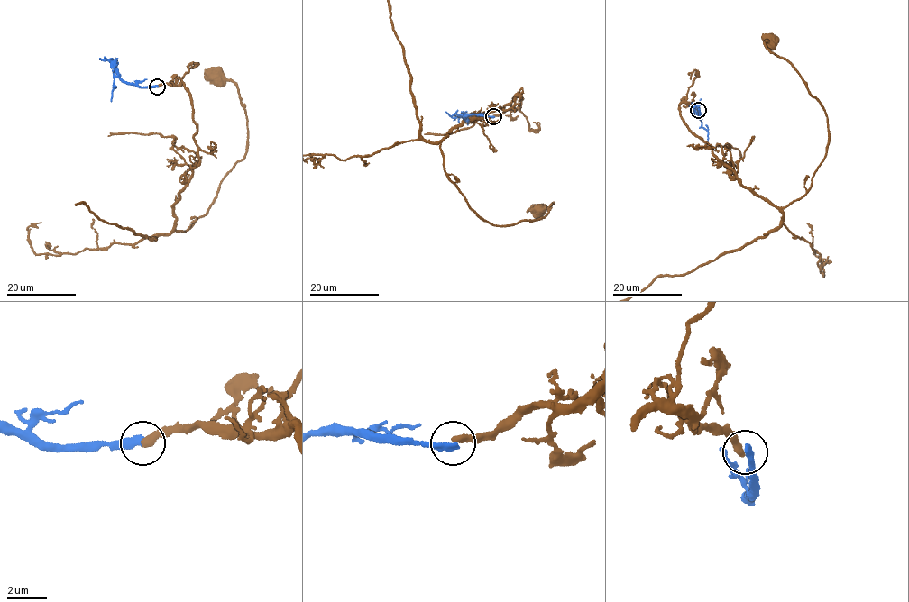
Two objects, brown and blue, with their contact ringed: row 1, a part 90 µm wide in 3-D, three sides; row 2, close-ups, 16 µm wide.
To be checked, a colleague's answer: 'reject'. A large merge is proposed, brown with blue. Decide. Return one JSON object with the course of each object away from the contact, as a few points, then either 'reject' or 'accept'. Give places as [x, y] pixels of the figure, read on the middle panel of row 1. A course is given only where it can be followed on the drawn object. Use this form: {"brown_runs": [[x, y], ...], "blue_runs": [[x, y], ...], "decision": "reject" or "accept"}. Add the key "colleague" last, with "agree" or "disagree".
{"brown_runs": [[493, 116], [517, 109], [519, 95], [440, 141], [446, 177], [491, 223], [541, 219], [553, 203], [541, 208]], "blue_runs": [[493, 116], [467, 115], [463, 118], [456, 116], [454, 120]], "decision": "reject", "colleague": "agree"}

